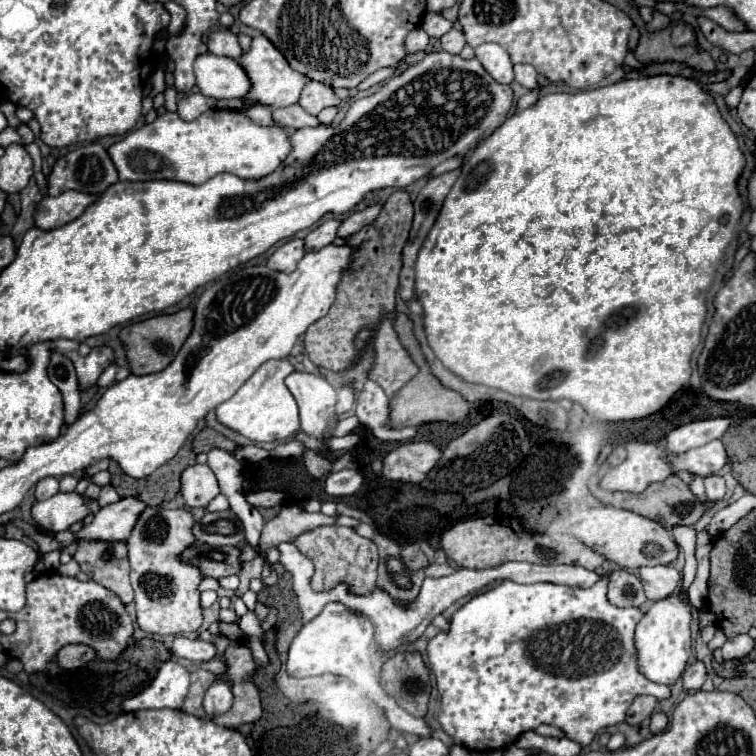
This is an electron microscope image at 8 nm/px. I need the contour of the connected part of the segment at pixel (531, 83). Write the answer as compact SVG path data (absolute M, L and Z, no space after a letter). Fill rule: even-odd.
M516 64L514 66L514 74L516 74L516 82L522 84L524 88L536 88L538 86L538 72L534 70L534 66L530 64Z

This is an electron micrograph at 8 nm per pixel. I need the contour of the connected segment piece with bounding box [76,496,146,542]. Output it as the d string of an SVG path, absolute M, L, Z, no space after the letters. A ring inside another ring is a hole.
M136 496L120 498L114 504L108 504L98 510L94 520L84 526L76 538L92 538L92 540L128 540L140 514L146 510L146 504Z

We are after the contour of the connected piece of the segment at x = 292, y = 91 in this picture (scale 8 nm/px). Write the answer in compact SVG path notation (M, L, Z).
M256 36L252 38L252 46L246 54L242 54L240 58L244 70L250 74L252 80L252 90L250 94L246 94L246 98L250 100L258 100L260 104L268 104L270 108L282 108L282 106L292 106L300 100L300 94L308 82L308 78L300 72L296 72L288 60L284 58L284 54L266 38L266 36Z

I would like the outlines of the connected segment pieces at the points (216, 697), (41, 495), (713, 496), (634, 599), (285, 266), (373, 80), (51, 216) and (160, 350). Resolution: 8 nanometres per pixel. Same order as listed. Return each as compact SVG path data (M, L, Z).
M216 682L214 686L208 688L208 692L204 696L204 702L214 702L214 712L210 708L206 708L208 714L222 714L222 712L226 712L232 706L230 686L226 682Z
M44 478L36 484L34 496L36 496L36 500L46 500L46 498L54 496L56 492L58 492L58 480L56 478Z
M712 474L712 476L706 476L704 478L704 486L706 486L706 496L714 502L720 502L724 498L724 492L726 492L726 484L724 484L724 478L718 476L718 474Z
M614 570L608 574L608 600L618 608L642 606L646 594L638 576L628 570Z
M292 238L286 244L282 244L270 258L268 266L278 272L294 272L298 260L304 256L304 240L302 238Z
M400 61L397 65L387 68L382 68L380 70L377 70L370 76L368 76L360 85L358 86L358 89L360 91L369 89L373 87L373 85L380 84L390 78L392 74L395 72L395 70L403 63L403 61Z
M66 190L60 196L44 196L36 210L36 226L42 230L52 230L64 226L84 214L84 210L94 204L100 196L84 194L78 190Z
M182 308L176 314L164 314L164 316L154 316L136 324L130 324L122 328L120 340L126 344L126 354L130 362L130 370L134 374L154 374L158 370L164 370L178 354L186 338L190 336L194 326L194 310L192 308Z

